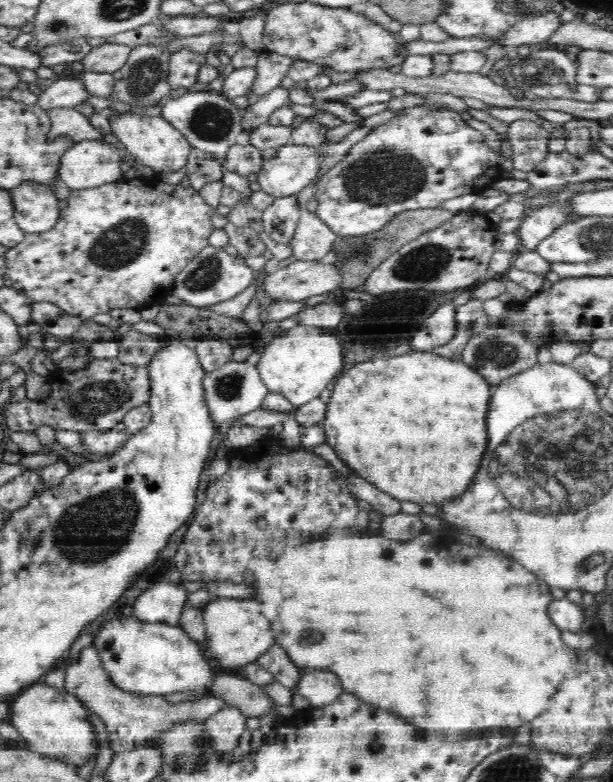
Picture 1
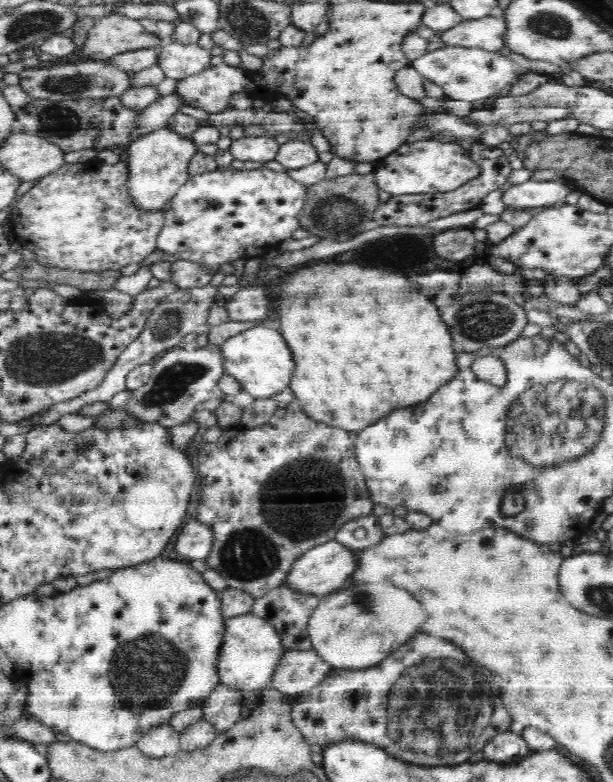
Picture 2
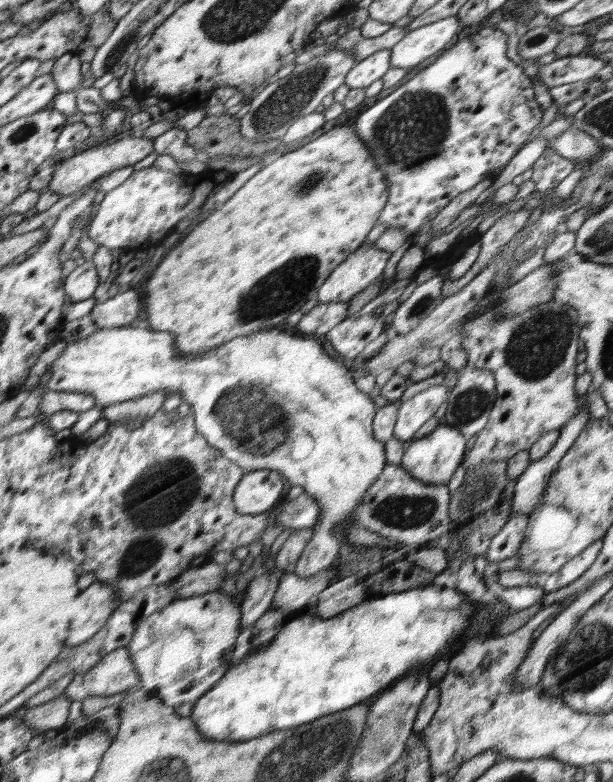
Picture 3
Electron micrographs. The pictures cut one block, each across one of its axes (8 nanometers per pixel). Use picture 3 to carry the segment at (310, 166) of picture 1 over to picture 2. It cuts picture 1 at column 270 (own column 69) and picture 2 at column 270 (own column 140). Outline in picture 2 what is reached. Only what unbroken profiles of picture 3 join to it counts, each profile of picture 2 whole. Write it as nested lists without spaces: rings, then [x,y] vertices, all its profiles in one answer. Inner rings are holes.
[[[268,134],[265,136],[244,135],[237,140],[232,140],[229,151],[234,159],[264,163],[275,160],[279,146],[276,139]]]

